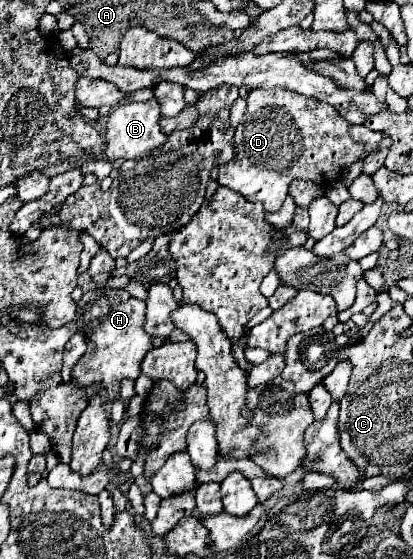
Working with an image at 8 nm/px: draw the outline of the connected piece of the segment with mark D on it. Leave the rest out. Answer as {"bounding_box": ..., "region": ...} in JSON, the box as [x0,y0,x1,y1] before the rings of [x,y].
{"bounding_box":[217,88,365,212],"region":[[[285,88],[271,90],[251,90],[247,98],[247,112],[243,122],[235,130],[235,158],[223,166],[219,166],[217,182],[229,190],[243,194],[249,202],[261,202],[265,212],[277,212],[287,196],[287,188],[295,178],[305,178],[315,184],[327,184],[339,180],[347,172],[347,168],[363,156],[365,146],[357,144],[349,134],[349,122],[339,116],[335,108],[325,102],[301,96],[299,92],[291,92]]]}

